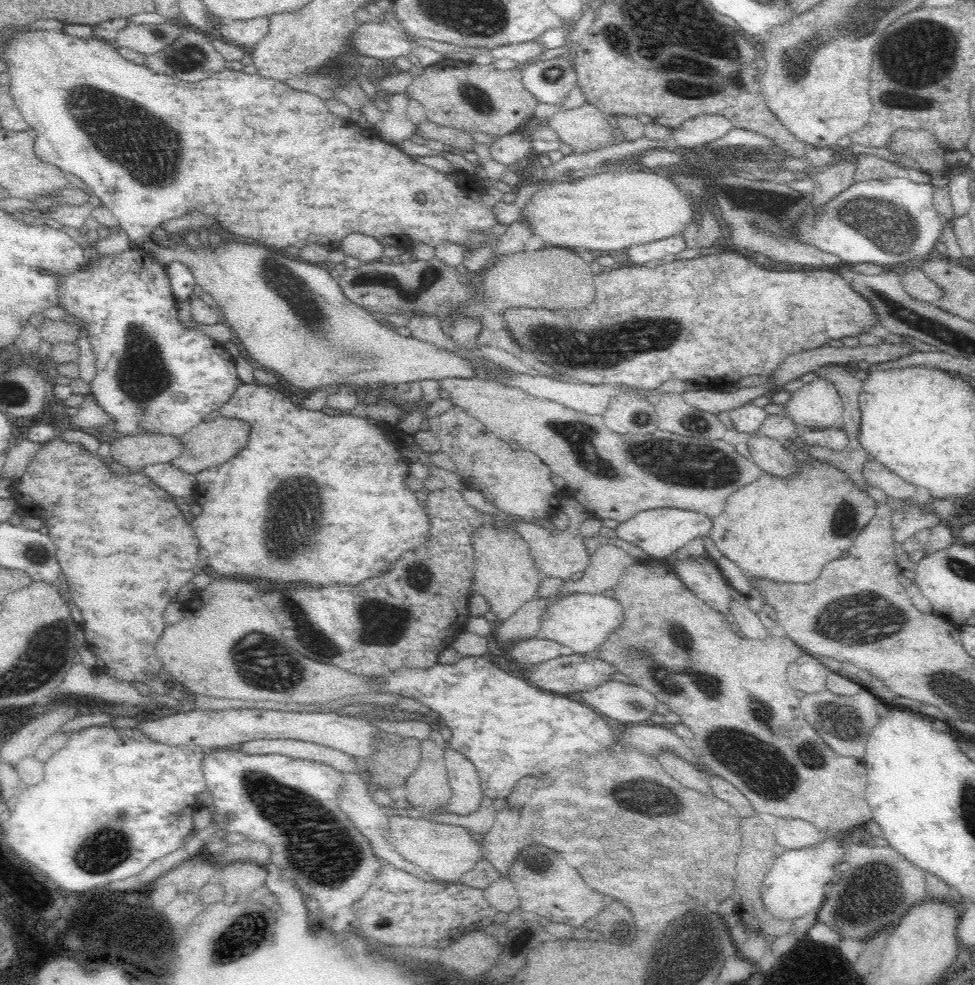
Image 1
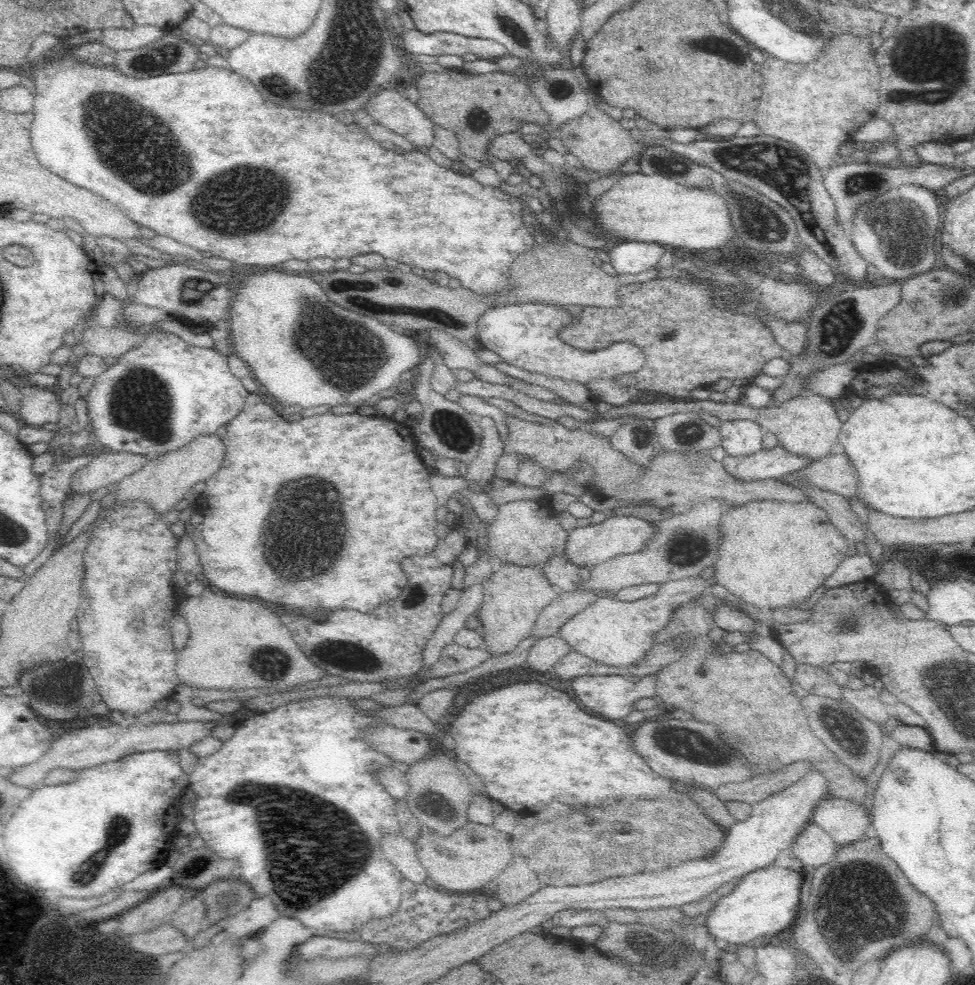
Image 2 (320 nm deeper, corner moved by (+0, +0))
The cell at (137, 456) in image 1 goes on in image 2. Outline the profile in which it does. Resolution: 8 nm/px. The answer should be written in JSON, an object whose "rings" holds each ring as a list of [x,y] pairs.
{"rings":[[[93,453],[92,460],[72,474],[69,495],[90,495],[102,487],[119,483],[125,476],[140,470],[148,461],[148,457],[132,453]]]}

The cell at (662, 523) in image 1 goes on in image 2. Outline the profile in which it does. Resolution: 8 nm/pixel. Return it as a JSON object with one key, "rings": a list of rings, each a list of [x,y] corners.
{"rings":[[[614,516],[598,524],[568,529],[563,556],[578,569],[584,567],[594,570],[598,564],[604,564],[618,555],[628,555],[644,548],[646,540],[652,536],[652,525],[646,520],[634,516]]]}

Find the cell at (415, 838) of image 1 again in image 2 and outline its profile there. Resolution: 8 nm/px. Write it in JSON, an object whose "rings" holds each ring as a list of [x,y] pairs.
{"rings":[[[471,821],[447,837],[421,826],[412,838],[420,862],[424,864],[428,874],[432,874],[428,878],[444,886],[443,890],[448,888],[448,892],[459,894],[475,892],[486,882],[495,882],[496,876],[512,862],[514,856],[508,840],[498,830]]]}

